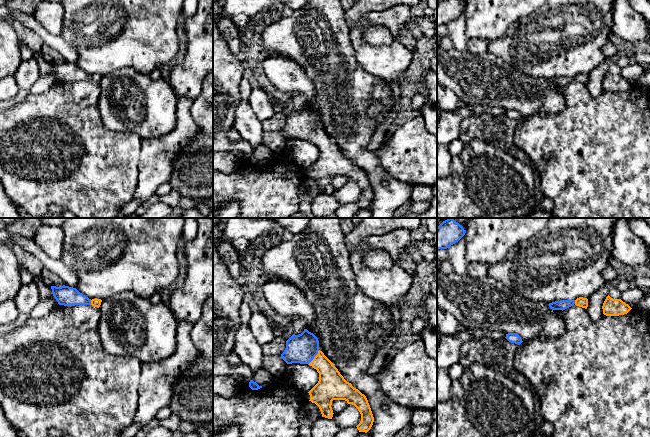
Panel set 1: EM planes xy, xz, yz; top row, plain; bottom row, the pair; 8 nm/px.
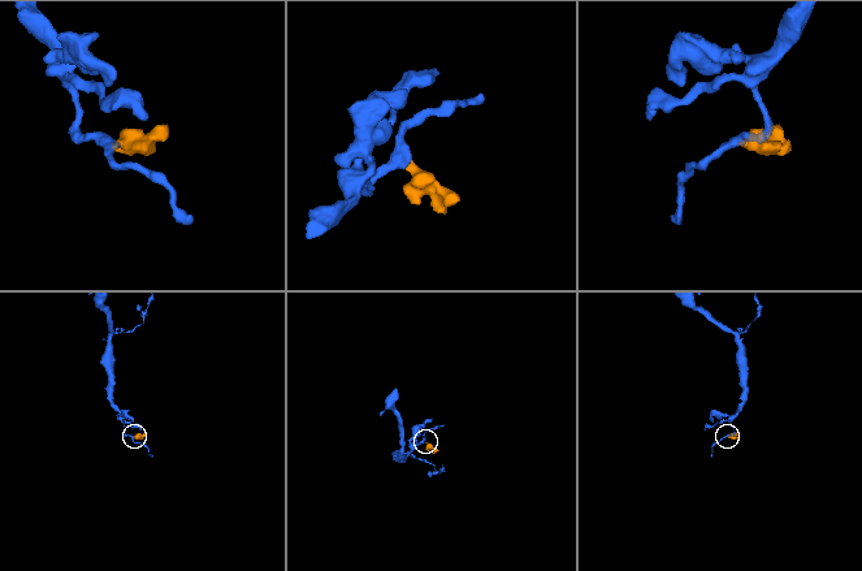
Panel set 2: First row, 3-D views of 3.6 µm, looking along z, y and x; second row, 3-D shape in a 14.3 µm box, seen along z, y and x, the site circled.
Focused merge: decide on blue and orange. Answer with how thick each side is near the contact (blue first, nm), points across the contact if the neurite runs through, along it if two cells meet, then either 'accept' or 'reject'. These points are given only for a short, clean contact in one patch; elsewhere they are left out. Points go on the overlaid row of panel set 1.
240 nm thick on the blue side, 200 nm on the other; runs through xz (302, 348), (314, 356), (326, 369), (331, 382); accept

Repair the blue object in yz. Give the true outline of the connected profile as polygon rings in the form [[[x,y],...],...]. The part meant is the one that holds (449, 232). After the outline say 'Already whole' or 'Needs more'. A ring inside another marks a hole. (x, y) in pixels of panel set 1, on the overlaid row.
[[[448,218],[437,227],[437,249],[447,249],[458,242],[466,230],[453,218]]]. Already whole

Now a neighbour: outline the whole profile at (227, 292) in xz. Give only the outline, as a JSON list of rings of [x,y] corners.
[[[222,239],[213,240],[213,378],[231,376],[240,383],[249,383],[252,369],[244,363],[233,366],[228,357],[235,352],[235,337],[241,325],[243,281],[230,276],[218,254]]]

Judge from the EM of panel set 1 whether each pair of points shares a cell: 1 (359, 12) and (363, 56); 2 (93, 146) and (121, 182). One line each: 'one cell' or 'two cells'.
1: two cells
2: one cell

